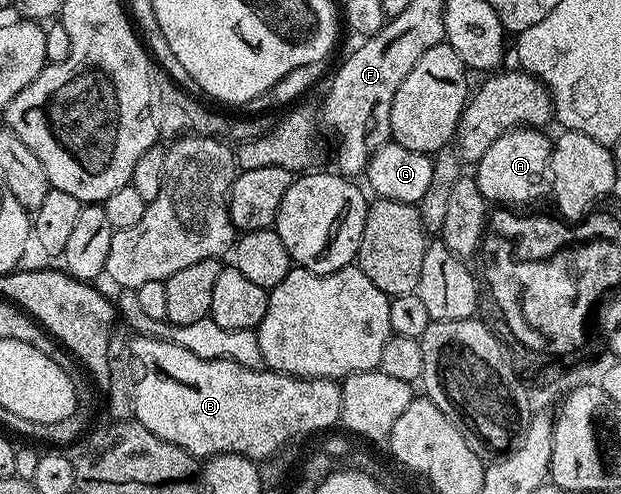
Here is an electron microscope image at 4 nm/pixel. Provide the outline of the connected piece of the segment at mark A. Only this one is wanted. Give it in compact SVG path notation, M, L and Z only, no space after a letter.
M538 127L513 129L511 133L506 133L500 139L496 139L496 143L488 147L488 151L484 151L484 155L476 163L476 169L478 169L476 180L480 187L480 195L484 195L487 202L501 203L506 207L522 207L525 201L534 201L542 192L544 194L547 192L552 141L549 136L546 138L542 133L545 132Z

